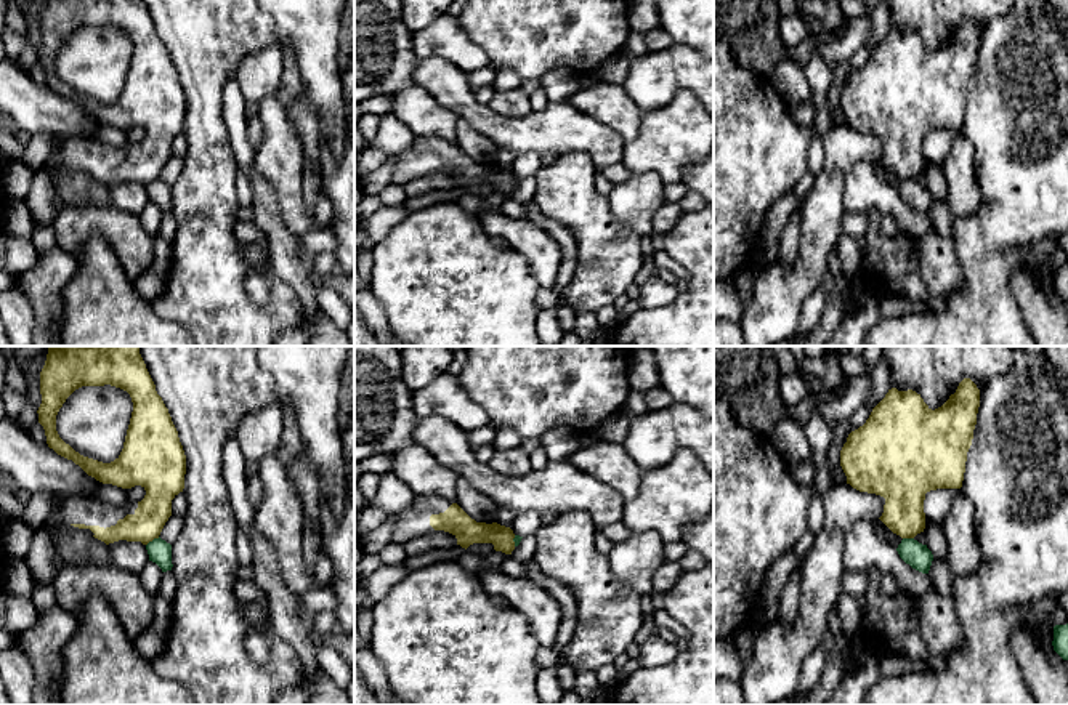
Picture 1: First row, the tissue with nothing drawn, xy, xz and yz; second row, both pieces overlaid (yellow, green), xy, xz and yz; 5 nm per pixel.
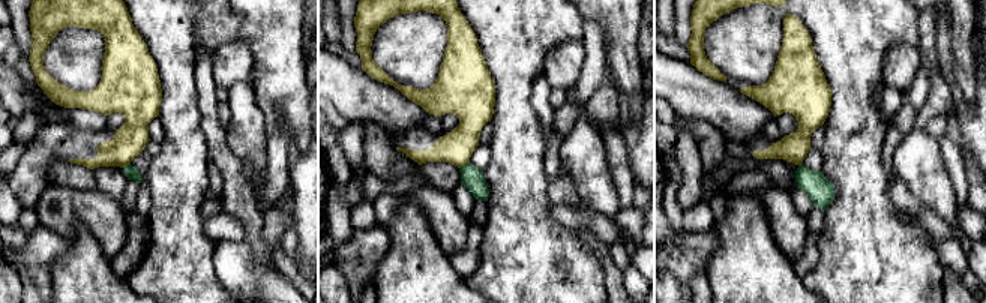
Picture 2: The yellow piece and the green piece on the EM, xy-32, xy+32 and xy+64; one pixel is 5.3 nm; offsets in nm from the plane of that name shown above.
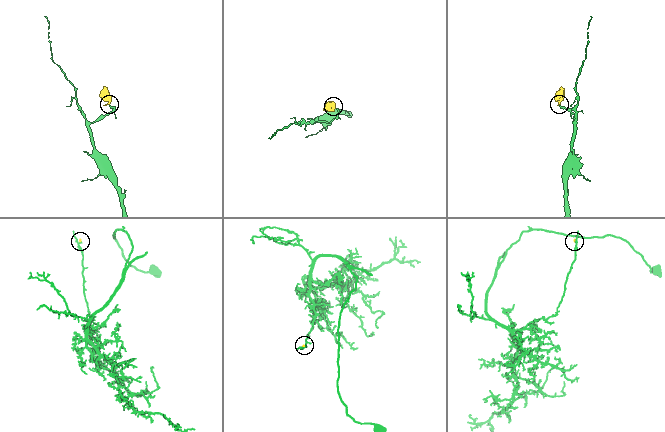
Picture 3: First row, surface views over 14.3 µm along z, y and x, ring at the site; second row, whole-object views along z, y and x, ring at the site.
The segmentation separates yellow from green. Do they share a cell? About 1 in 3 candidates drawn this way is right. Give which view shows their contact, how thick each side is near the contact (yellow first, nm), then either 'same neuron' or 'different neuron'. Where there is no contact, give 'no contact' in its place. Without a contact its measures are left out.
xy | 170/120 nm | different neuron

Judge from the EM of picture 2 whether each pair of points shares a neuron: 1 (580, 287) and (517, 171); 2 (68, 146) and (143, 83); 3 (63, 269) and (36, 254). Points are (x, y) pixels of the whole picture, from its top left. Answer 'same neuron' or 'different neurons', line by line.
1: same neuron
2: same neuron
3: different neurons

